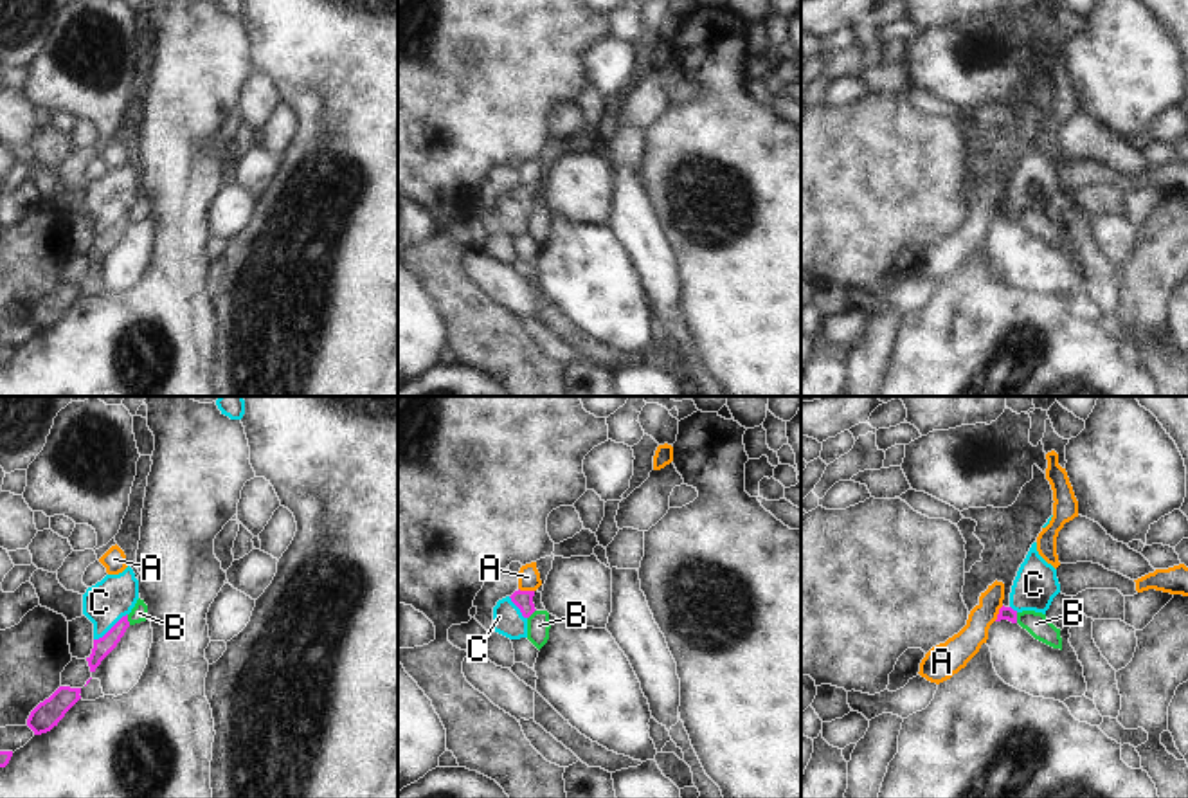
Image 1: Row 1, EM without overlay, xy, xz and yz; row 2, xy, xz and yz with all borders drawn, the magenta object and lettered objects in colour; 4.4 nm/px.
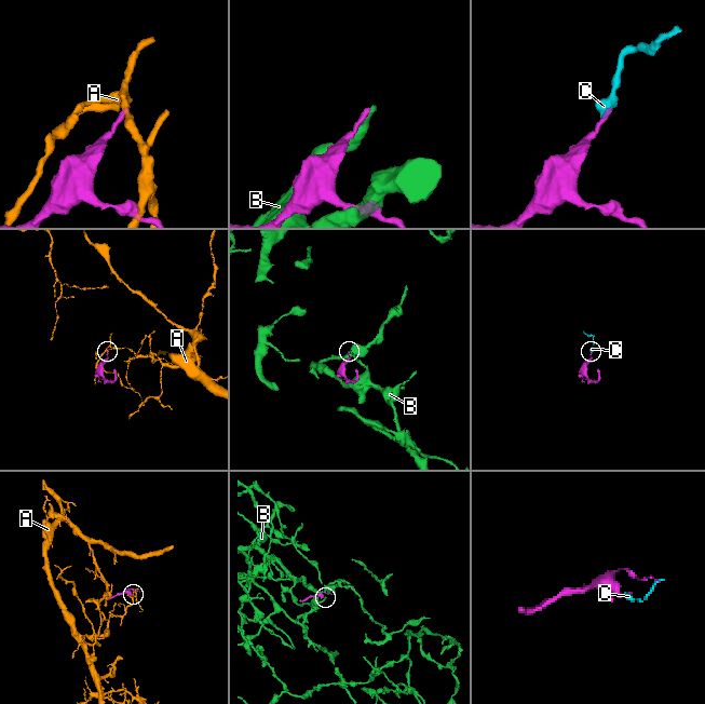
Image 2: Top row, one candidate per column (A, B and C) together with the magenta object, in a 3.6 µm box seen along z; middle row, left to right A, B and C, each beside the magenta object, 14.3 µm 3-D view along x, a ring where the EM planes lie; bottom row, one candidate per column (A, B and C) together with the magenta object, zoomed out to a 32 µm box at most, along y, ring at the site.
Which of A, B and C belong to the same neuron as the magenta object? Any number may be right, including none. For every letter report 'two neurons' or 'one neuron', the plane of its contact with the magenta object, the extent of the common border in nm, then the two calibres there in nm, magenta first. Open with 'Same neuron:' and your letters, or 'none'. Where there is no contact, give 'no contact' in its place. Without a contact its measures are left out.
Same neuron: C
A: two neurons; meets magenta in xz; contact 70 nm long; 80 nm thick on the magenta side, 100 nm on the other
B: two neurons; meets magenta in xy; contact 50 nm long; 80 nm thick on the magenta side, 80 nm on the other
C: one neuron; meets magenta in xy; contact 200 nm long; 80 nm thick on the magenta side, 190 nm on the other

